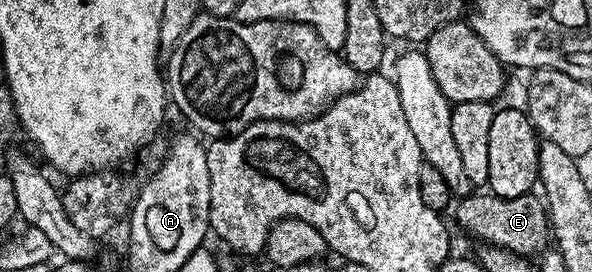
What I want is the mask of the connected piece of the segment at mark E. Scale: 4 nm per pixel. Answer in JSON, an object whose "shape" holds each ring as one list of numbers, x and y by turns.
{"shape":[[478,192,459,199,455,207,456,218,476,238,485,243,500,246,510,253,532,256,550,242,550,223,545,203,535,193,529,192,517,198,498,198,491,192]]}

